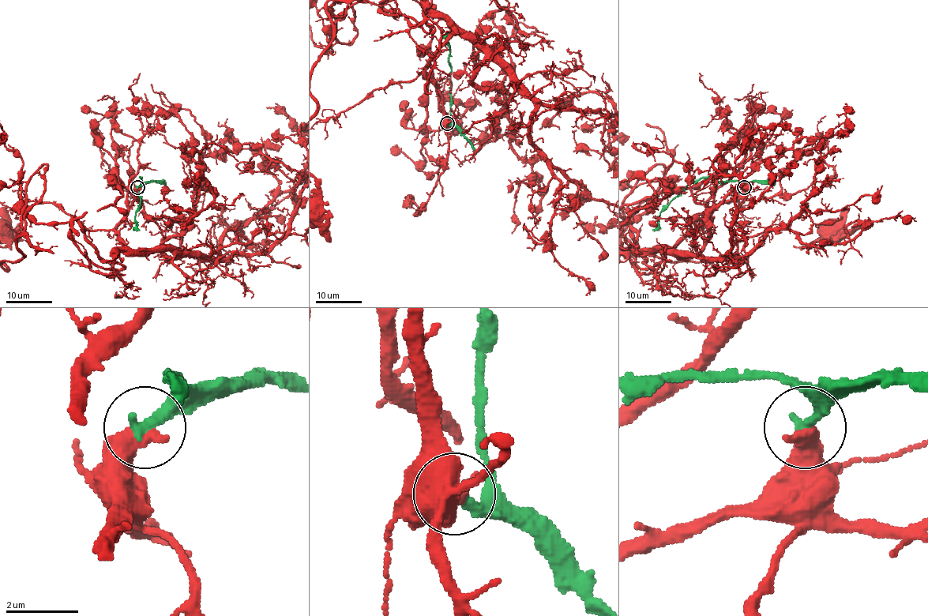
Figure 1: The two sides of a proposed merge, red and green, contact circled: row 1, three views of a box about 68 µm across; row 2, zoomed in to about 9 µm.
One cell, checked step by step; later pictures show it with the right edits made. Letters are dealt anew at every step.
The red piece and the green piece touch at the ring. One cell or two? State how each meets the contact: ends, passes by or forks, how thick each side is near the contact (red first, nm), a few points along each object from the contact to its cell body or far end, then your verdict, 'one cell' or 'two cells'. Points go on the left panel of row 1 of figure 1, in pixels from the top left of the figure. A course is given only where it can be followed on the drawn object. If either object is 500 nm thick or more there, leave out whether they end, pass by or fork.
600 nm thick on the red side, 360 nm on the other; red runs (137, 187), (116, 234), (140, 251), (54, 255), (21, 236), (22, 257), (5, 268); green runs (137, 187), (140, 179), (140, 208), (135, 213), (136, 226), (140, 230); two cells

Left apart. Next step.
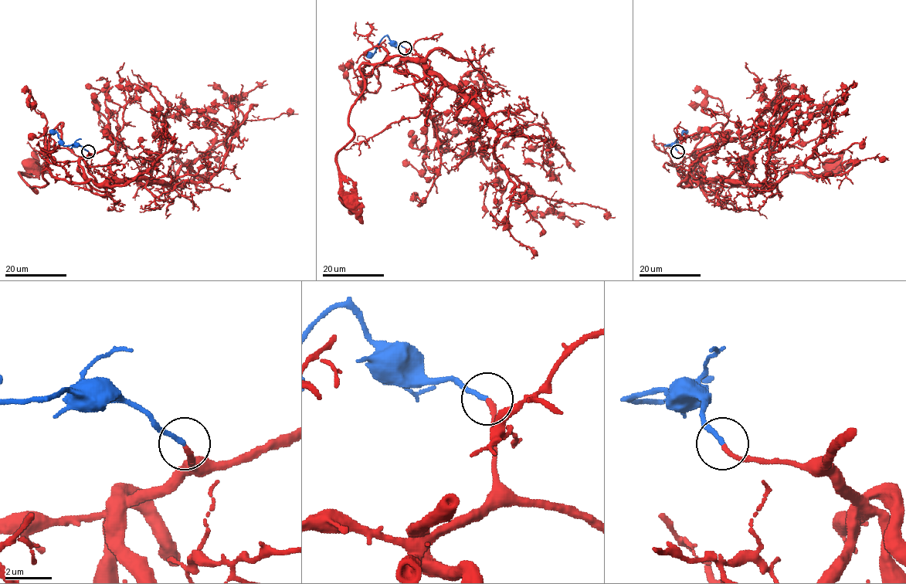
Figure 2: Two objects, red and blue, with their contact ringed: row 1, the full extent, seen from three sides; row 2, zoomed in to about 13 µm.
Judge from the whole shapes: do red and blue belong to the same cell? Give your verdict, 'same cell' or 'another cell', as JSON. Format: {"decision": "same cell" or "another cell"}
{"decision": "same cell"}

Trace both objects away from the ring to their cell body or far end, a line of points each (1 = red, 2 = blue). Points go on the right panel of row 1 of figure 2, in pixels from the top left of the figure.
1: (678, 151), (695, 160), (687, 182), (694, 170), (725, 187), (760, 191), (789, 172), (821, 174), (828, 165)
2: (678, 151), (675, 145), (666, 144), (673, 144), (687, 131)

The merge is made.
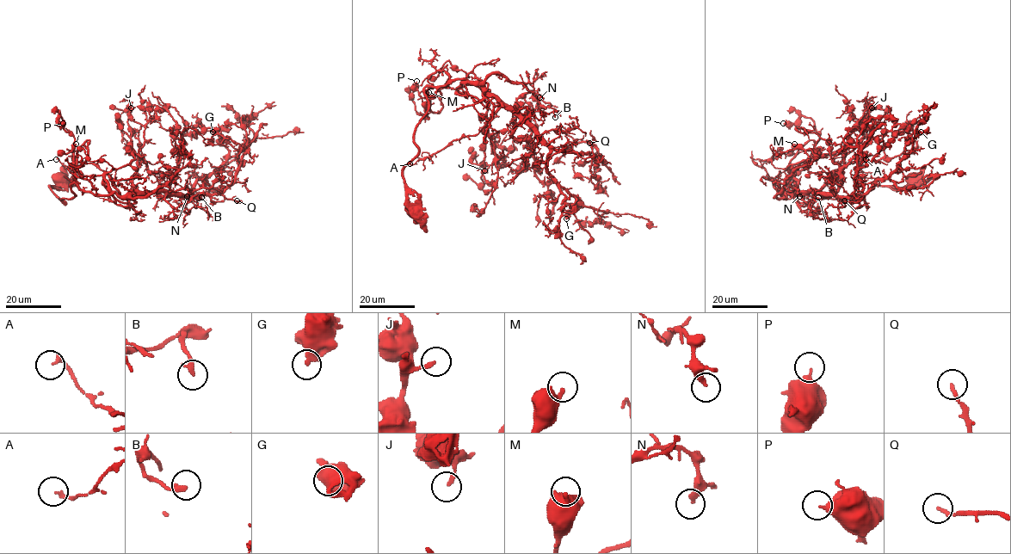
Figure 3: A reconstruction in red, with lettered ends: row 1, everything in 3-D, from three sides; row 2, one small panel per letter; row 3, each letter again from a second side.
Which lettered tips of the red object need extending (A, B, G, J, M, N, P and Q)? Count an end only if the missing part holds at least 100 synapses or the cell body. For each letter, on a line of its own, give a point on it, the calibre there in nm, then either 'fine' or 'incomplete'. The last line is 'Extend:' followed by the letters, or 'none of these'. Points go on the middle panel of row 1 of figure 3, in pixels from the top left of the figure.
A: place (409, 163); calibre 200 nm; fine
B: place (555, 117); calibre 260 nm; fine
G: place (566, 218); calibre 480 nm; fine
J: place (484, 170); calibre 160 nm; fine
M: place (428, 92); calibre 380 nm; fine
N: place (539, 97); calibre 320 nm; fine
P: place (416, 81); calibre 400 nm; fine
Q: place (589, 143); calibre 160 nm; fine
Extend: none of these

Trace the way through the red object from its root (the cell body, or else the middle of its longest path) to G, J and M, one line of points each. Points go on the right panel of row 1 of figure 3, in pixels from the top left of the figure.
G: (911, 179), (873, 186), (853, 203), (788, 183), (780, 194), (862, 196), (921, 132)
J: (911, 179), (873, 186), (853, 203), (788, 183), (780, 194), (828, 183), (872, 107)
M: (911, 179), (903, 187), (873, 186), (853, 203), (816, 199), (788, 182), (812, 152), (794, 153), (794, 144)

